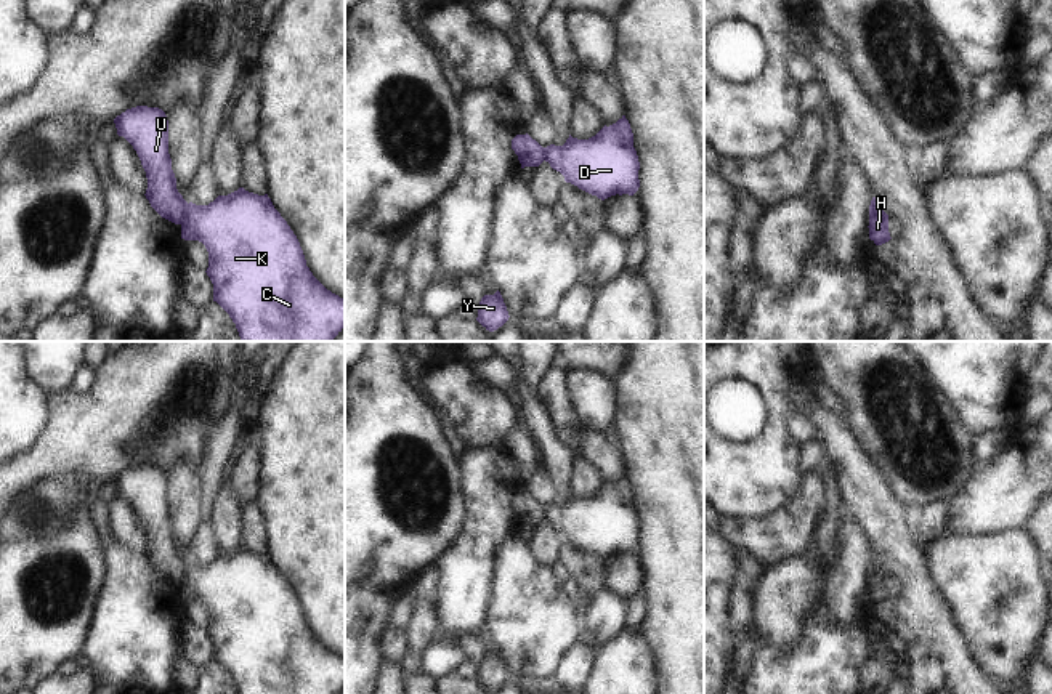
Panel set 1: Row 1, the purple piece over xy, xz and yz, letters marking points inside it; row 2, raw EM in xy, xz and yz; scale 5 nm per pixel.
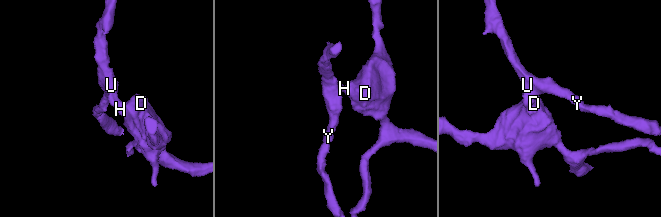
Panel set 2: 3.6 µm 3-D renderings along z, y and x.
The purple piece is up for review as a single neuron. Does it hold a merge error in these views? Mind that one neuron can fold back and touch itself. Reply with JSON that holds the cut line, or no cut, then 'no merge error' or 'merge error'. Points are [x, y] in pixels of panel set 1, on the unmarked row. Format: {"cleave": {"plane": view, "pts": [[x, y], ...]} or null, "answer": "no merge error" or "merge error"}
{"cleave": {"plane": "xy", "pts": [[188, 563], [180, 582]]}, "answer": "merge error"}

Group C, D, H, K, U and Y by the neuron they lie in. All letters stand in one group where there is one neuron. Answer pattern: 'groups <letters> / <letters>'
groups C D H K / U Y

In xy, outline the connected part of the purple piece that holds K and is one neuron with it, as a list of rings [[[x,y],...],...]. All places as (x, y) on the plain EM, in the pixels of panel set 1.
[[[239,547],[208,564],[189,561],[181,598],[205,604],[213,660],[229,673],[239,694],[338,694],[345,686],[345,659],[313,635],[297,595],[268,553]]]

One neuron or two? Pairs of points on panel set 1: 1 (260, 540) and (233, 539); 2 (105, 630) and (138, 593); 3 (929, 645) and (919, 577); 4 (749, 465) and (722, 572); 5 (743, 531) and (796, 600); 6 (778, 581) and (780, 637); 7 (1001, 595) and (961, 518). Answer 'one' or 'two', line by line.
1: two
2: one
3: one
4: two
5: two
6: one
7: two

